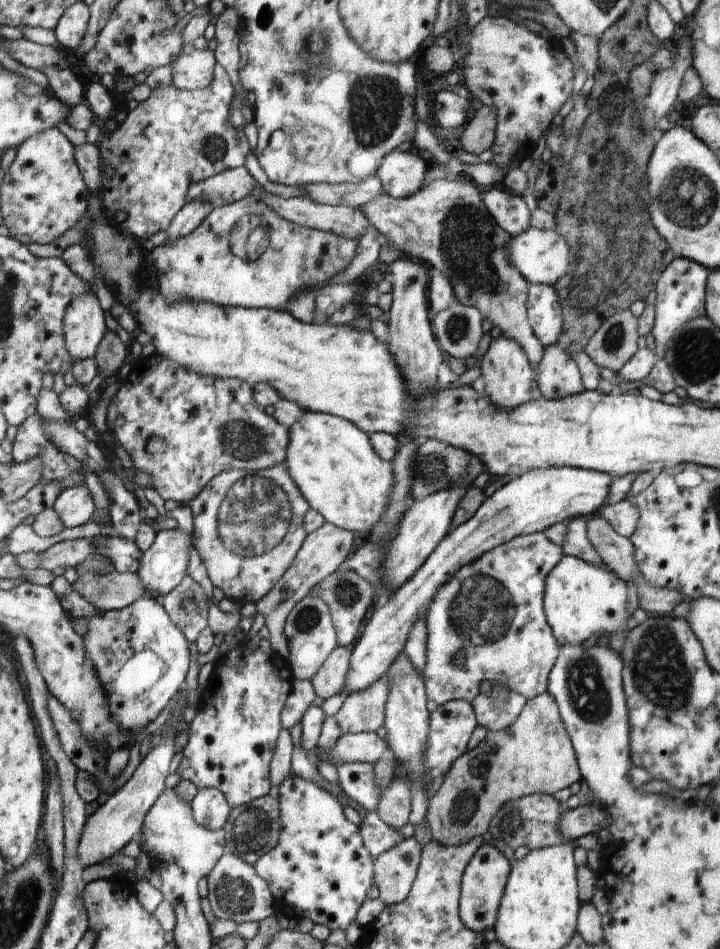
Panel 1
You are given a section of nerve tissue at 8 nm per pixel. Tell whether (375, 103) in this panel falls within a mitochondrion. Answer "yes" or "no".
yes

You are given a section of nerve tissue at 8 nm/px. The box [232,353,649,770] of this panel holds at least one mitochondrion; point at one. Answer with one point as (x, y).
(482, 611)

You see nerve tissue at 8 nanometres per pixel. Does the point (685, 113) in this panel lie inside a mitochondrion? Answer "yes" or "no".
no

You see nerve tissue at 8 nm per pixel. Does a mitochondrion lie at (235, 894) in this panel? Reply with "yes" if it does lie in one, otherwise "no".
yes

